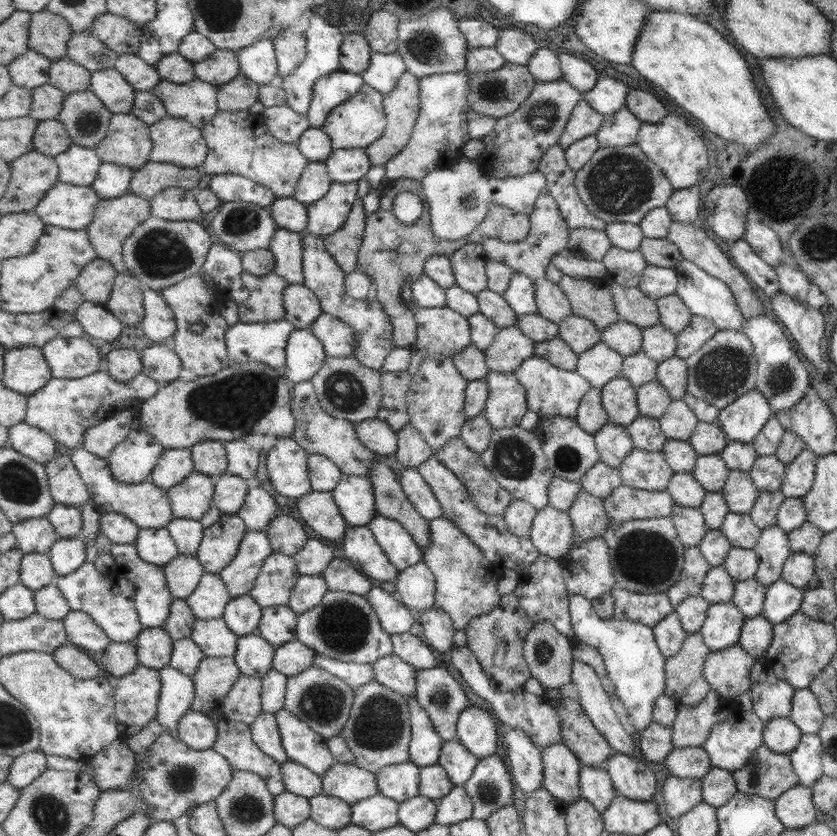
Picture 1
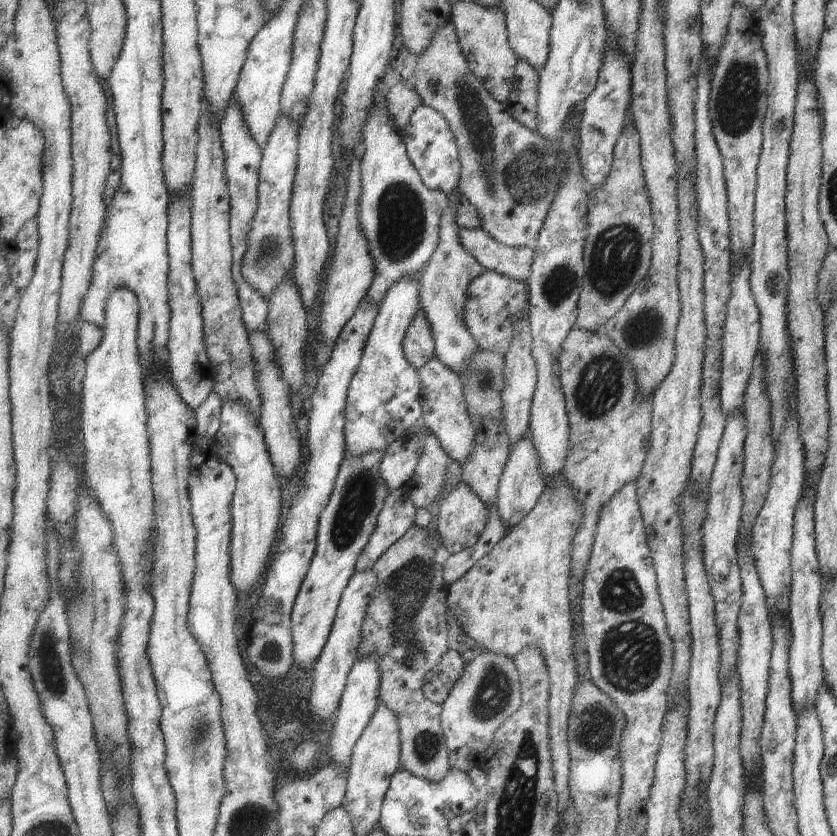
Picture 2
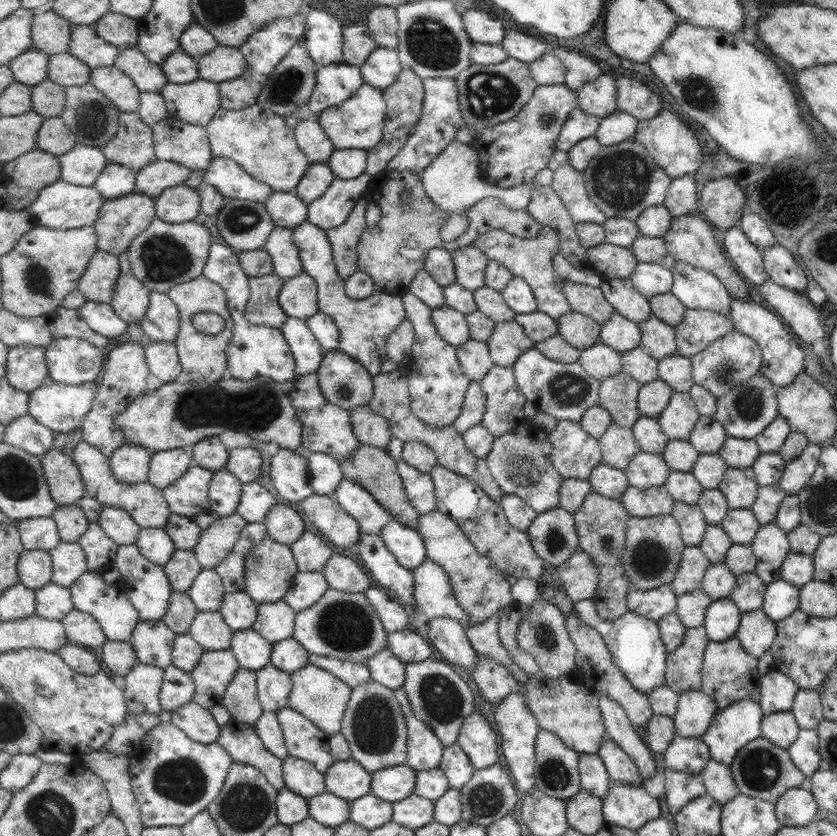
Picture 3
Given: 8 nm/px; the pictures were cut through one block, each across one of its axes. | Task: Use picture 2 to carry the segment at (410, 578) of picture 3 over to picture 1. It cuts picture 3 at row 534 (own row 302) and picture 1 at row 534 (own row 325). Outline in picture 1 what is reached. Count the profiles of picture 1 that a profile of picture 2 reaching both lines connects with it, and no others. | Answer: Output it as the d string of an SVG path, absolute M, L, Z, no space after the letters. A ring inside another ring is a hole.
M350 525L340 545L347 559L360 563L355 564L355 569L363 570L377 582L398 582L401 572L390 562L385 549L379 545L368 526Z

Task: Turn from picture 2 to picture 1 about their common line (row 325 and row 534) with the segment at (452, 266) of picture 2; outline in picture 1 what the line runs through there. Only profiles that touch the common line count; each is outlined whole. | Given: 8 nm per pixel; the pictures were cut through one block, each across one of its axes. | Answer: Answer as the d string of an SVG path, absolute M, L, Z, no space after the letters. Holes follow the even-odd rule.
M447 517L430 521L431 545L425 551L424 562L435 574L437 605L450 614L456 629L464 630L481 614L493 612L503 594L499 591L501 571L489 561L483 551L463 532L458 523Z

